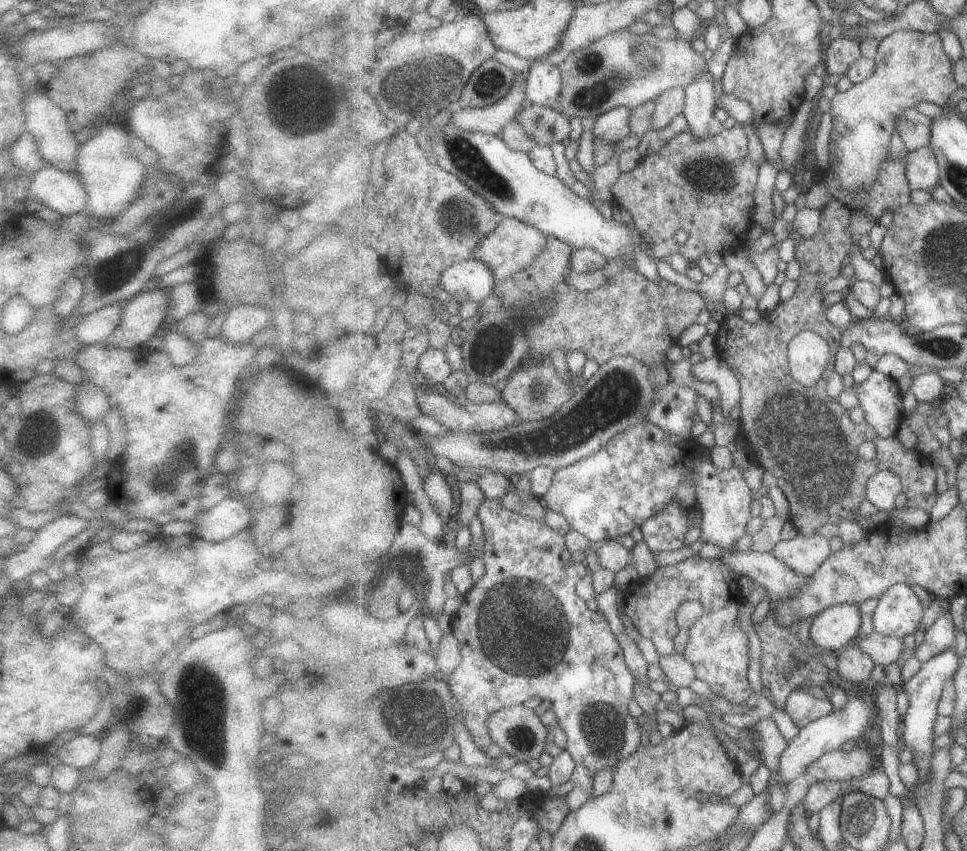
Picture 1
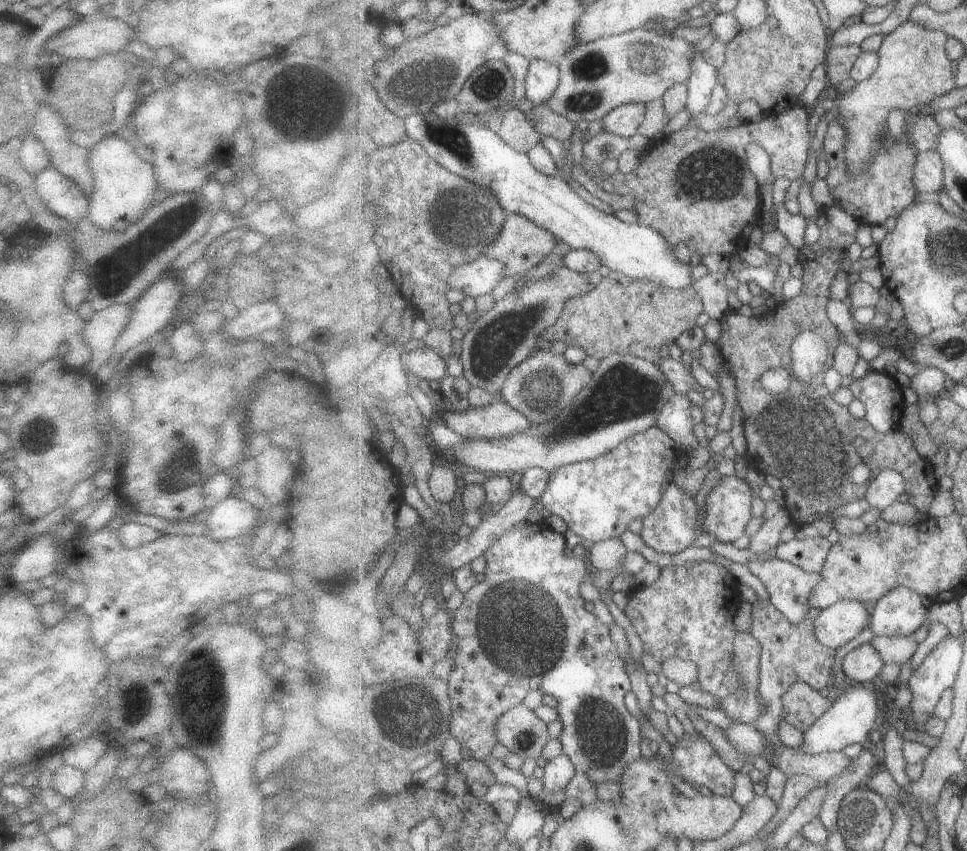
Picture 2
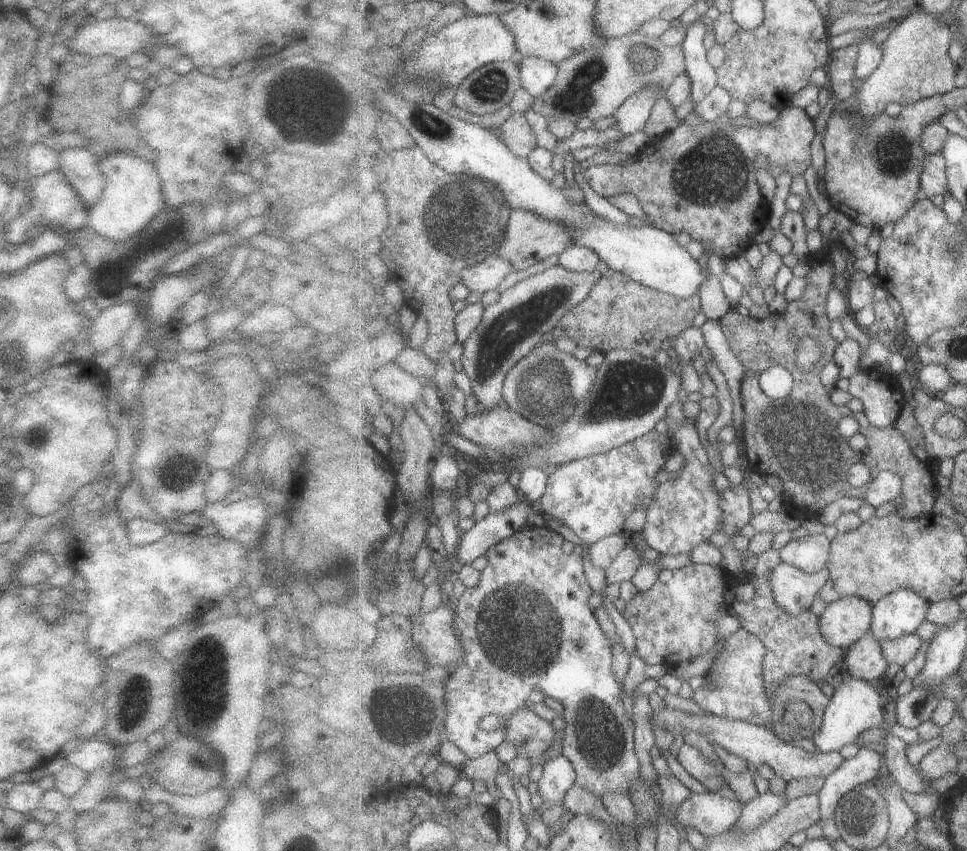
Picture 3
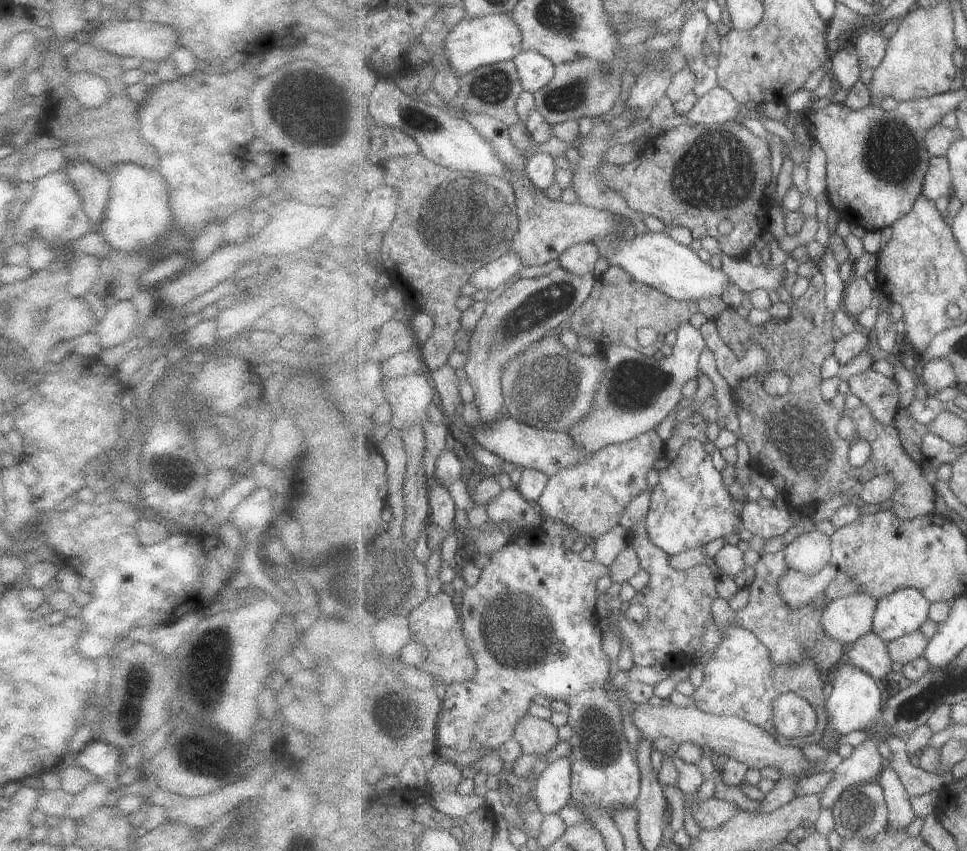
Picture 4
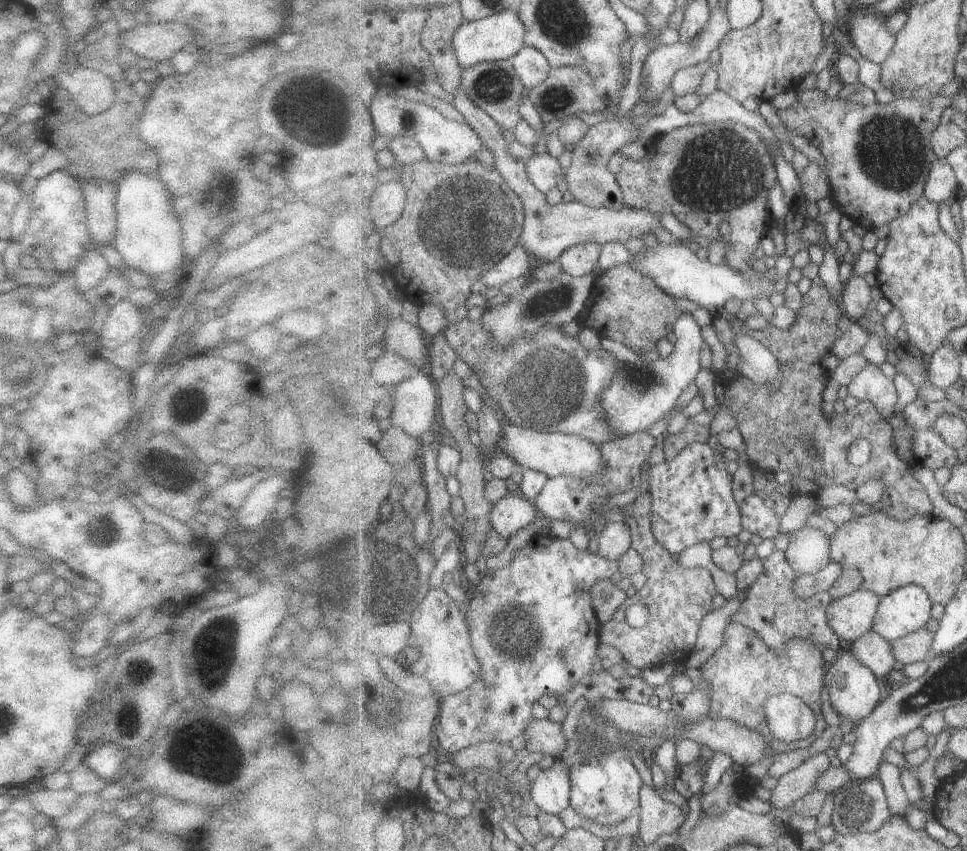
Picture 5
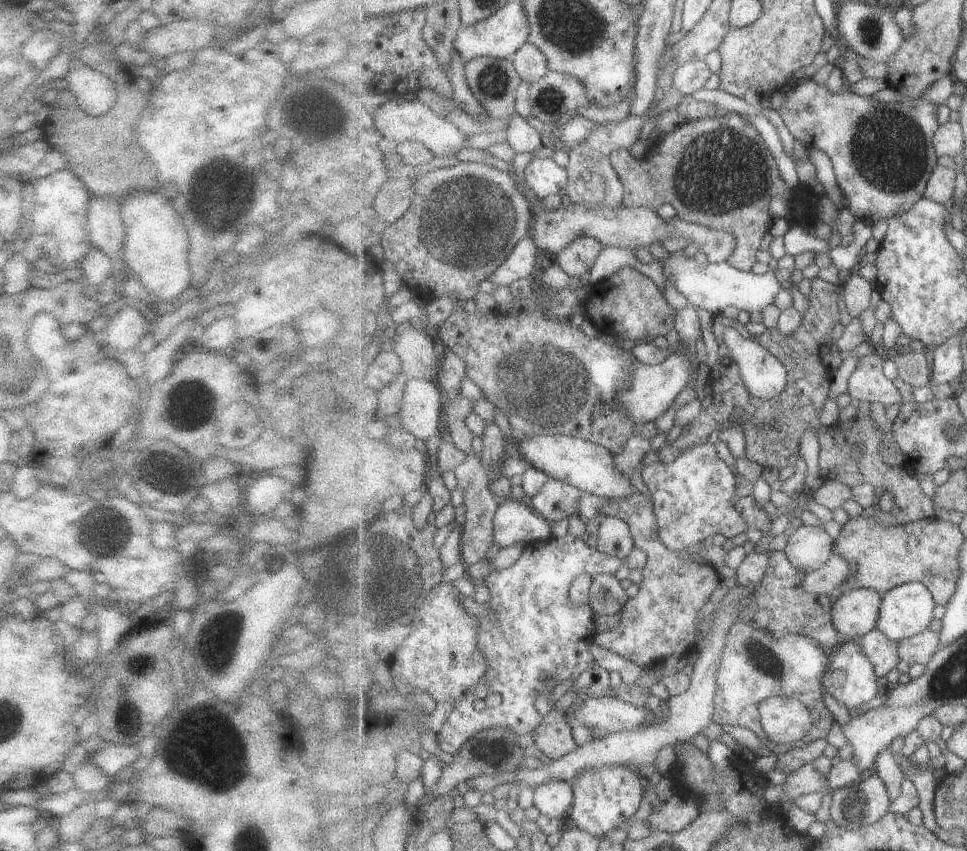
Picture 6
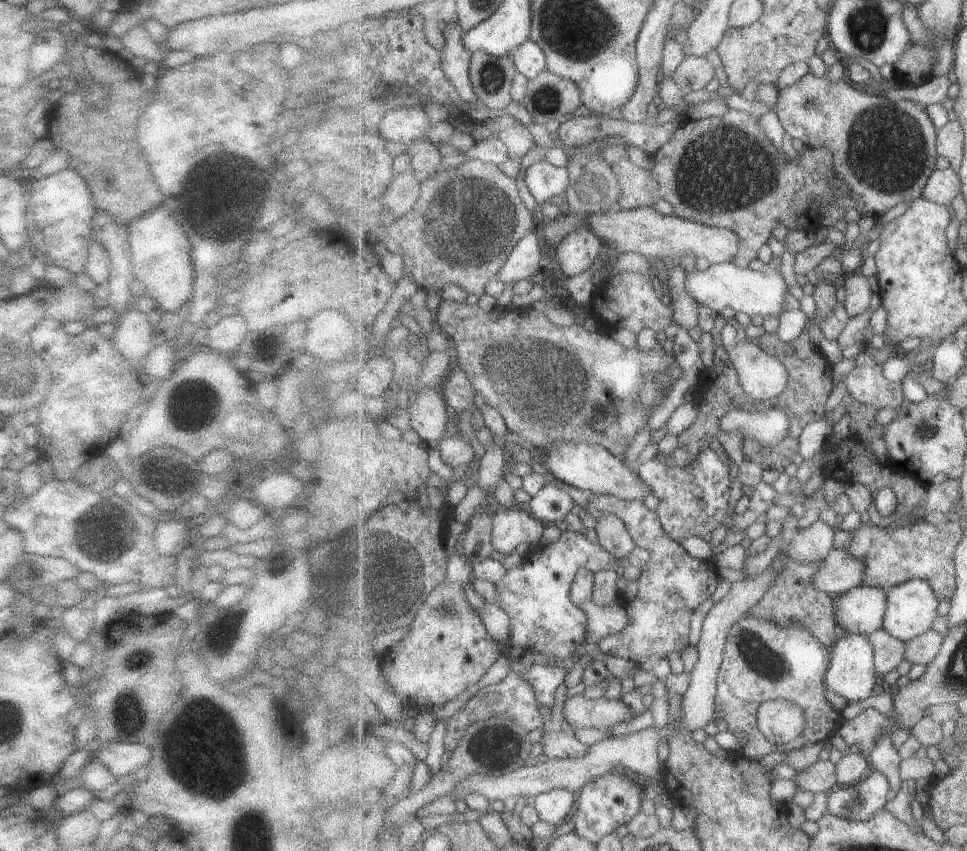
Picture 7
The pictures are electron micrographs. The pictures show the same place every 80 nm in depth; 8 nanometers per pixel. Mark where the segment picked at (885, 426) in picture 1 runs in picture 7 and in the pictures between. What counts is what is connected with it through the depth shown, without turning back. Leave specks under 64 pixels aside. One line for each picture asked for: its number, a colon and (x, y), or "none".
2: (881, 394)
3: (883, 396)
4: (881, 394)
5: (870, 384)
6: (869, 383)
7: (866, 383)

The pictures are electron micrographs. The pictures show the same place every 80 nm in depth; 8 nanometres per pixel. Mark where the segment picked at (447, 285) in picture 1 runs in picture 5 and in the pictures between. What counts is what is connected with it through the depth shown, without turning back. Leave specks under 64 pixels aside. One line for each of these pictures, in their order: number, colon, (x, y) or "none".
2: (480, 277)
3: (488, 274)
4: (488, 277)
5: (517, 263)

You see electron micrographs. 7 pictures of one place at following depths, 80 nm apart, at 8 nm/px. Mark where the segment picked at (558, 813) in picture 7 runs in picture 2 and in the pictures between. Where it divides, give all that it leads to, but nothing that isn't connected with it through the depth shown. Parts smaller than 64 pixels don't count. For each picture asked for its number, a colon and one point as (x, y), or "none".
2: (558, 772)
3: (559, 775)
4: (552, 789)
5: (551, 790)
6: (555, 798)

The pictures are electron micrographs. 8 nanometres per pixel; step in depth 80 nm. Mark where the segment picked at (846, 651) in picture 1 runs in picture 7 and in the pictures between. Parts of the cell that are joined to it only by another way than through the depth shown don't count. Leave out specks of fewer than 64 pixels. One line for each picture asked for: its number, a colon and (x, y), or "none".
2: (860, 663)
3: (865, 659)
4: (870, 654)
5: (876, 653)
6: (882, 651)
7: (889, 651)

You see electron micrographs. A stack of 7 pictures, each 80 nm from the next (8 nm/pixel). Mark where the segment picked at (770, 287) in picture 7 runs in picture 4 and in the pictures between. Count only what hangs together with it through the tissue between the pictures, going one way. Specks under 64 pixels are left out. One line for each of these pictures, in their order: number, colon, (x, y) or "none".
4: (654, 258)
5: (676, 269)
6: (713, 286)

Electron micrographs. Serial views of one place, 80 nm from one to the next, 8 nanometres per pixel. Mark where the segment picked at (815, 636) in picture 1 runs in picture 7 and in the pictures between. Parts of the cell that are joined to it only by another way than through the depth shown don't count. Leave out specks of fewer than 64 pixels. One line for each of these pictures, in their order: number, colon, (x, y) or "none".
2: (837, 626)
3: (843, 623)
4: (847, 619)
5: (852, 616)
6: (855, 613)
7: (861, 610)

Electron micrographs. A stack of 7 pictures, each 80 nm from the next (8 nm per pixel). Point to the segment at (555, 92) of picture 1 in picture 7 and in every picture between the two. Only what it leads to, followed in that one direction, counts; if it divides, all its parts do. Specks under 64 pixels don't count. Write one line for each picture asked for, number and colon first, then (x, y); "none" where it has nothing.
2: (543, 77)
3: (537, 75)
4: (536, 71)
5: (533, 67)
6: (531, 64)
7: (530, 59)

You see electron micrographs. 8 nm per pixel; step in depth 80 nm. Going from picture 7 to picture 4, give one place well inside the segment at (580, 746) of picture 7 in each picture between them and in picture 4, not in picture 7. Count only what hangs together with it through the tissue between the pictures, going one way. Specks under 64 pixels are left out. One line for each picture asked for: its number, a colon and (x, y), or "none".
4: (536, 735)
5: (543, 736)
6: (552, 735)

